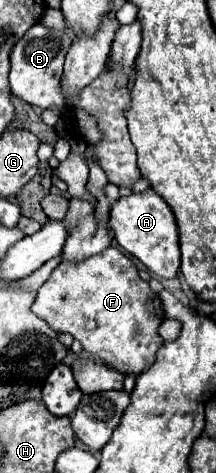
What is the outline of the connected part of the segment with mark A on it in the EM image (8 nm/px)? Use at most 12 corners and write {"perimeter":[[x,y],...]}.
{"perimeter":[[152,188],[112,204],[118,244],[160,278],[180,270],[172,208]]}

